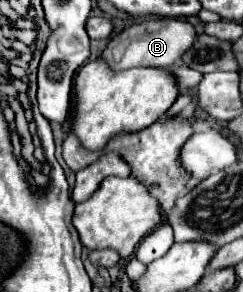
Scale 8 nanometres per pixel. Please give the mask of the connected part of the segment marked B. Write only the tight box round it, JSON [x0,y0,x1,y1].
[100,18,196,70]

